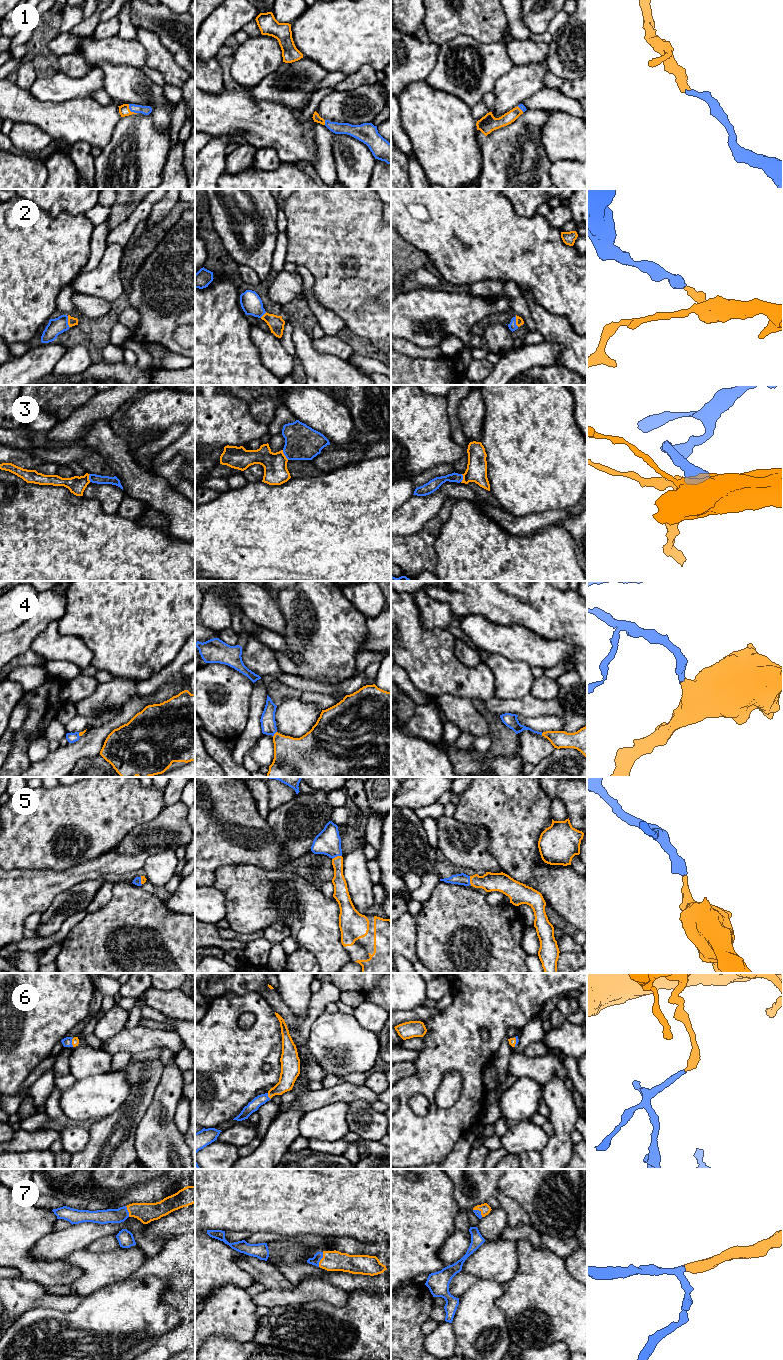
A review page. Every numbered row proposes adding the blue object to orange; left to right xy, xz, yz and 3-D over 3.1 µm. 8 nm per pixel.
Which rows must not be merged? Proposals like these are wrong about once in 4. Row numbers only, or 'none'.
3

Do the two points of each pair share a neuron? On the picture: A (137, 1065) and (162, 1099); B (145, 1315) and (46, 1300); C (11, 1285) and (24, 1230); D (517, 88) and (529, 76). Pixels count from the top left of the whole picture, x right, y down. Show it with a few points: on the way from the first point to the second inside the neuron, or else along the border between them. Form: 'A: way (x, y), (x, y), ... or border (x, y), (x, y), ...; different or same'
A: border (164, 1068), (153, 1099), (146, 1112); different
B: border (84, 1297), (73, 1310), (65, 1312), (55, 1310); different
C: border (21, 1276), (32, 1279), (43, 1286); different
D: way (520, 85), (526, 79); same

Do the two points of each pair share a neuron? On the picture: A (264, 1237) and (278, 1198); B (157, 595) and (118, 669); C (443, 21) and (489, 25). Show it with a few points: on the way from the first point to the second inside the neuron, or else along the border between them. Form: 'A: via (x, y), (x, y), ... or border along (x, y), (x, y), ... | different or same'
A: border along (252, 1232), (275, 1232), (289, 1237) | different
B: via (139, 613), (135, 617), (134, 632), (124, 651) | same
C: via (454, 21), (478, 21) | same

